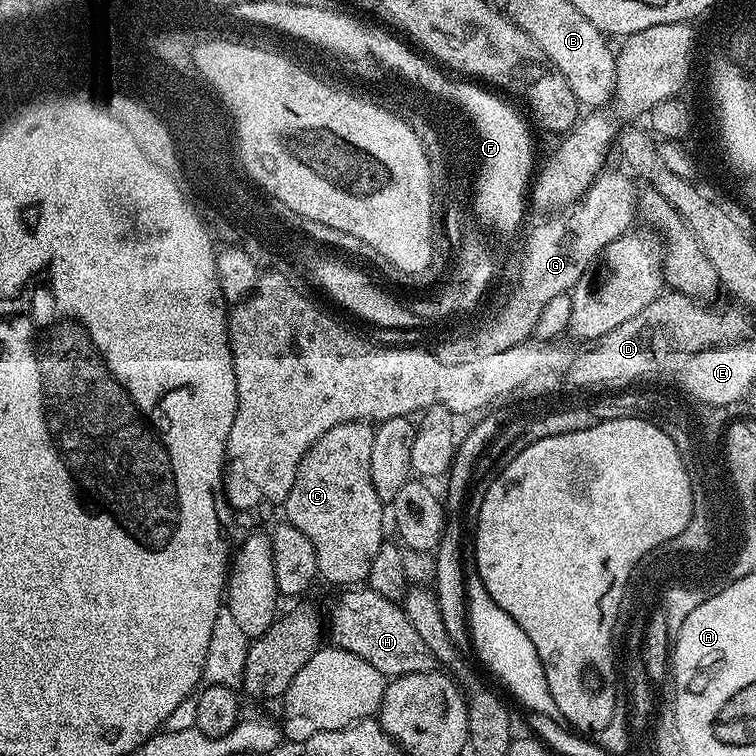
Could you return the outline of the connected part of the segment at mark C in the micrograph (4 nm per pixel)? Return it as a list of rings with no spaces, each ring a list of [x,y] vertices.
[[[359,420],[326,430],[306,450],[294,486],[290,486],[290,494],[282,502],[287,523],[302,530],[310,538],[310,546],[314,546],[321,581],[344,584],[340,586],[367,581],[370,562],[374,562],[374,554],[385,543],[386,504],[378,498],[378,490],[374,490],[370,478],[370,450],[375,433],[371,423]]]

